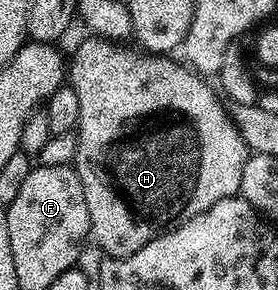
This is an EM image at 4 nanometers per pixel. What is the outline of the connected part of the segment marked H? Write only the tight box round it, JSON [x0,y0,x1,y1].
[67,35,247,258]

